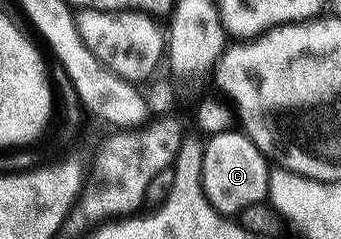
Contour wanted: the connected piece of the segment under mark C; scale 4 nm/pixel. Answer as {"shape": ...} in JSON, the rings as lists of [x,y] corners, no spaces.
{"shape":[[[238,129],[223,130],[210,135],[203,144],[201,193],[216,212],[224,216],[242,215],[245,208],[263,202],[269,188],[272,167],[254,137],[238,134]]]}

